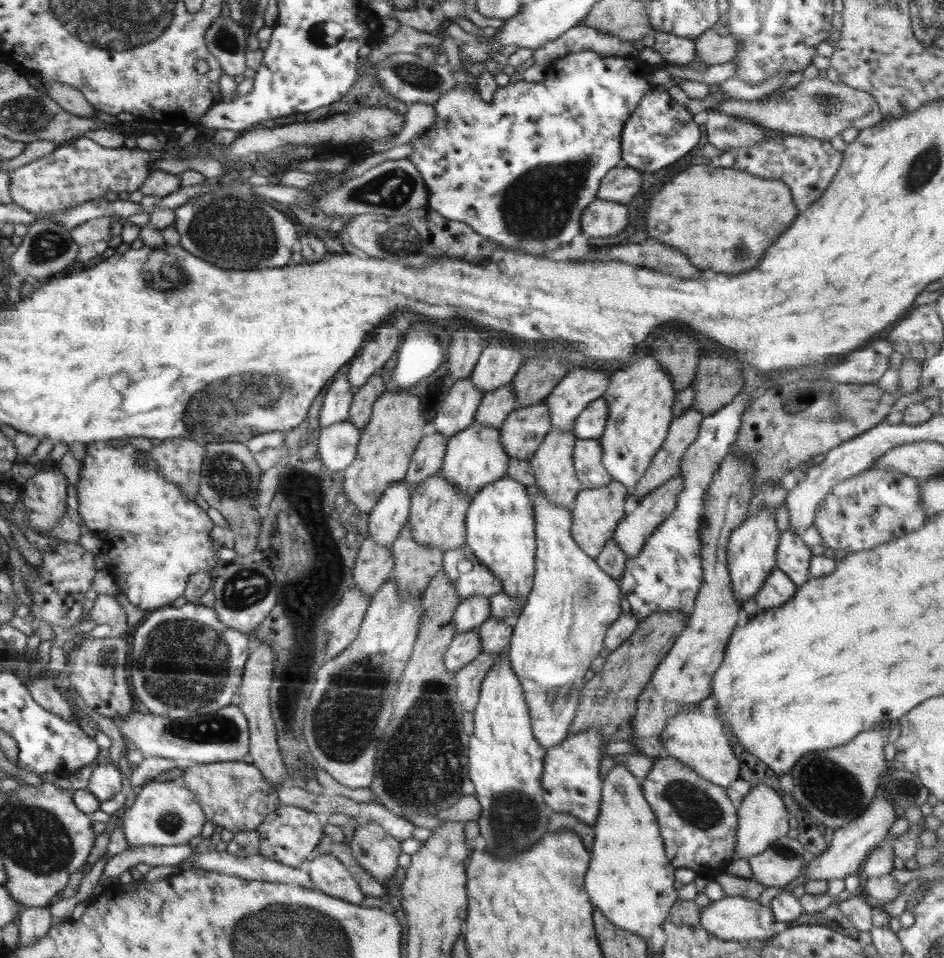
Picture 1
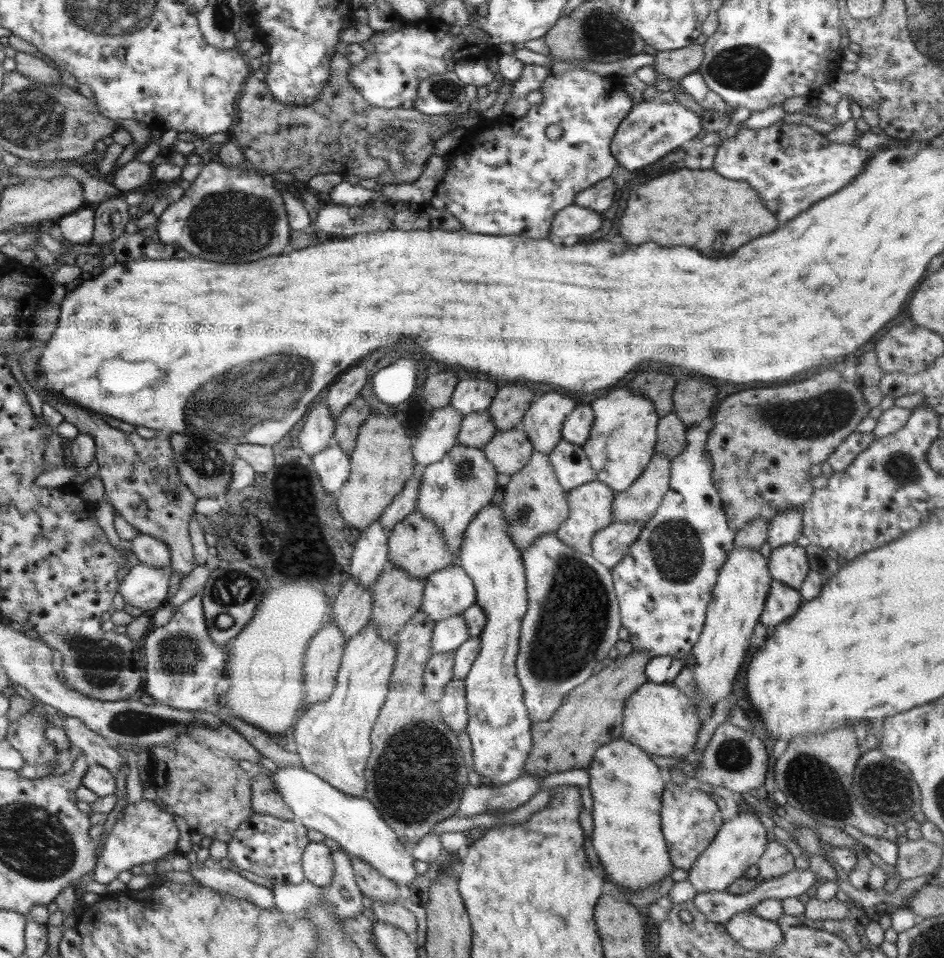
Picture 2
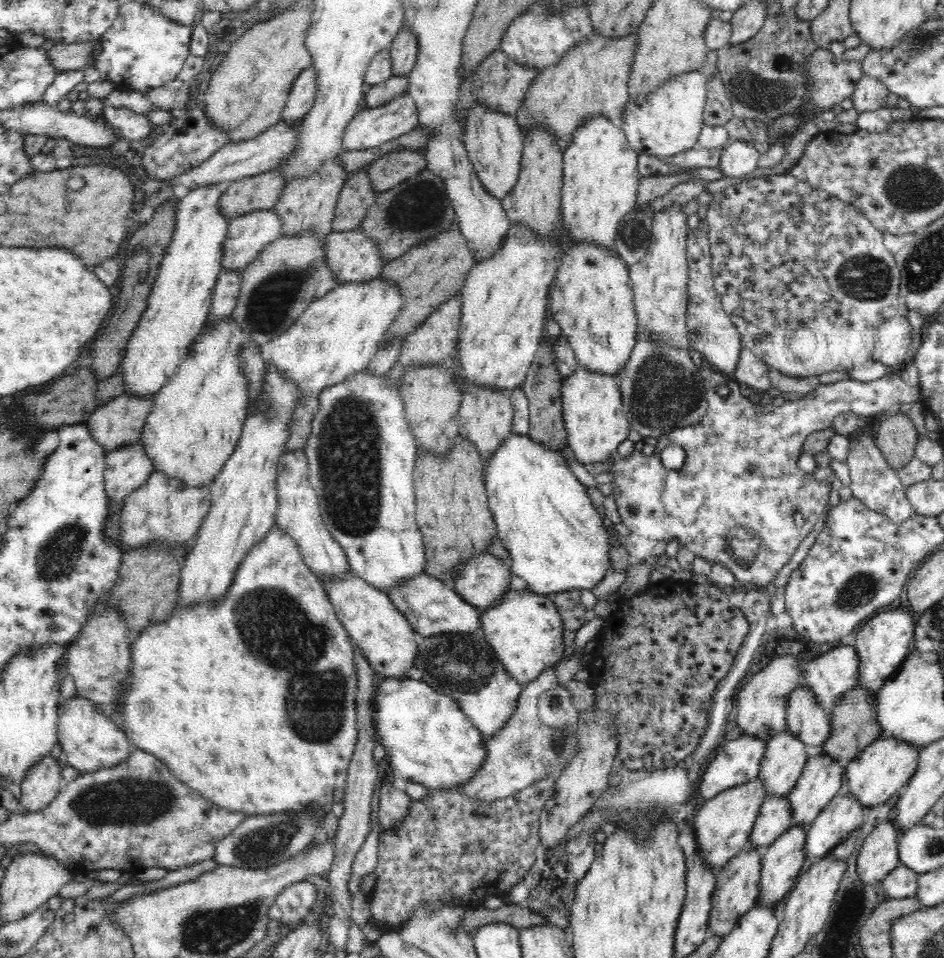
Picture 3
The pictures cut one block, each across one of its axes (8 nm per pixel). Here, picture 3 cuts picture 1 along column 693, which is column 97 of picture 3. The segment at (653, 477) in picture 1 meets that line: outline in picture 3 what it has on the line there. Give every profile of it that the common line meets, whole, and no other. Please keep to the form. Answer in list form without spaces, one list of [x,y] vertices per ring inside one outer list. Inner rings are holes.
[[[125,392],[98,407],[85,422],[94,440],[108,453],[141,439],[143,424],[154,396],[130,396]]]

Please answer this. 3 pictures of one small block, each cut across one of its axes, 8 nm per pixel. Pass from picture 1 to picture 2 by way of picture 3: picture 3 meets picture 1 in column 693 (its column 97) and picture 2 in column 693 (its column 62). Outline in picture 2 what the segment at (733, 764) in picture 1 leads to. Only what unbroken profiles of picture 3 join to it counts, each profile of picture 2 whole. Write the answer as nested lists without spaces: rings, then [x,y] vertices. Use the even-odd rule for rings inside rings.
[[[646,682],[624,704],[622,711],[622,736],[648,754],[664,757],[684,757],[694,751],[701,730],[698,706],[671,683]]]

